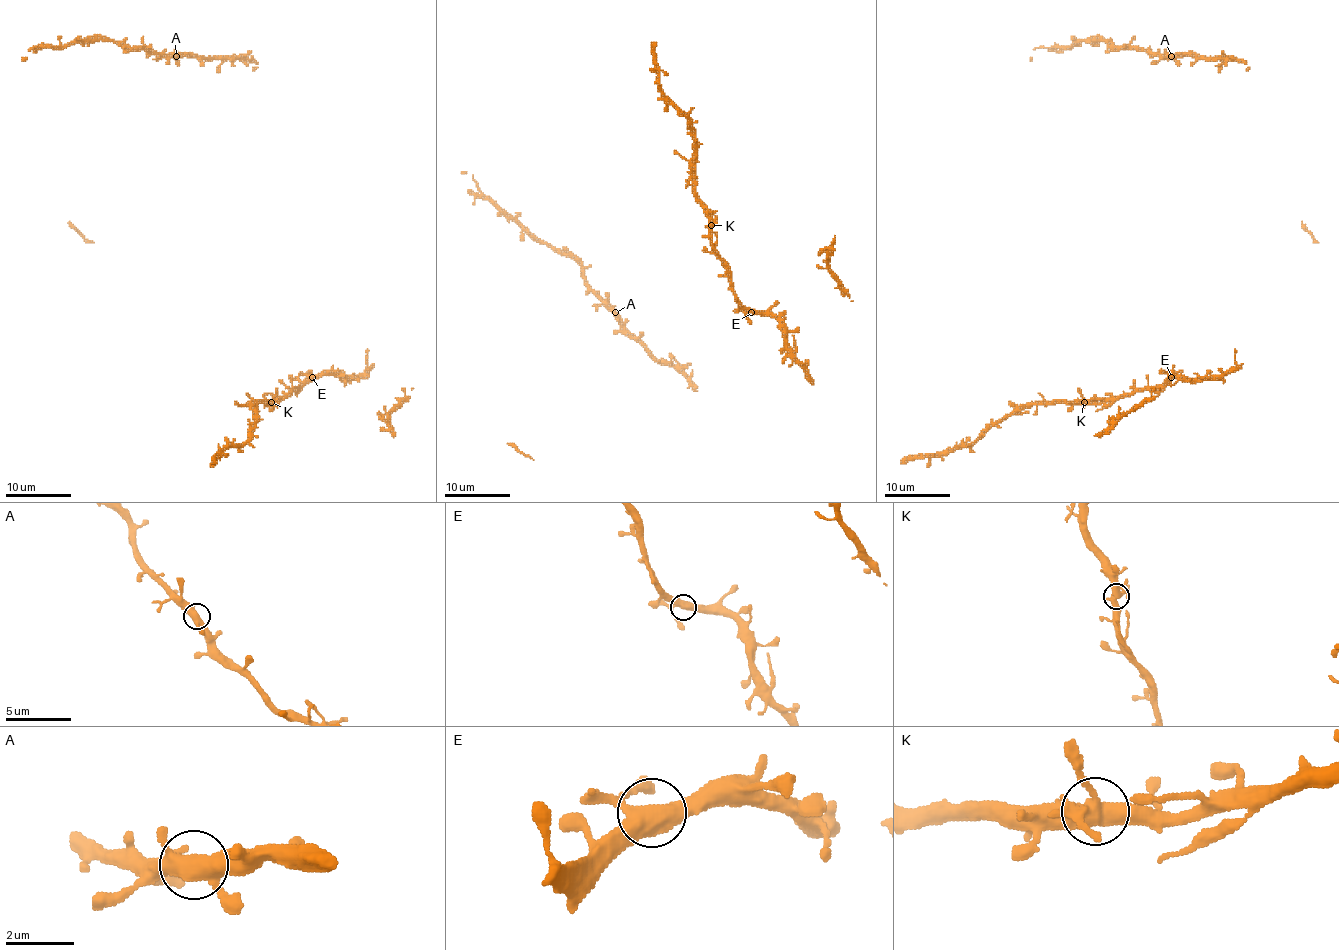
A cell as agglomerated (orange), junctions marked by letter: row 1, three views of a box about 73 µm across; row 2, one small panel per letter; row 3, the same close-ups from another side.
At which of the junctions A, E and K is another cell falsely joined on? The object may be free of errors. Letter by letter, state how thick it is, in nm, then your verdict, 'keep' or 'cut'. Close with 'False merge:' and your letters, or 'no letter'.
A: calibre 440 nm; keep
E: calibre 440 nm; keep
K: calibre 460 nm; keep
False merge: no letter

